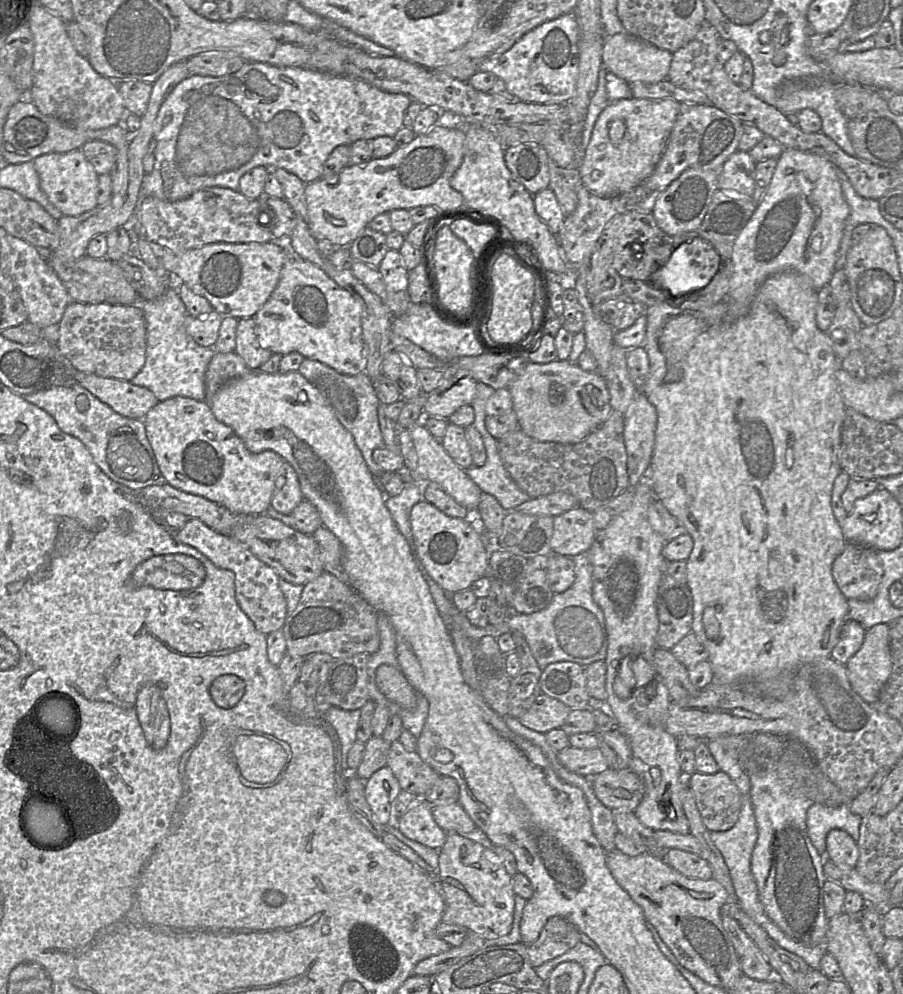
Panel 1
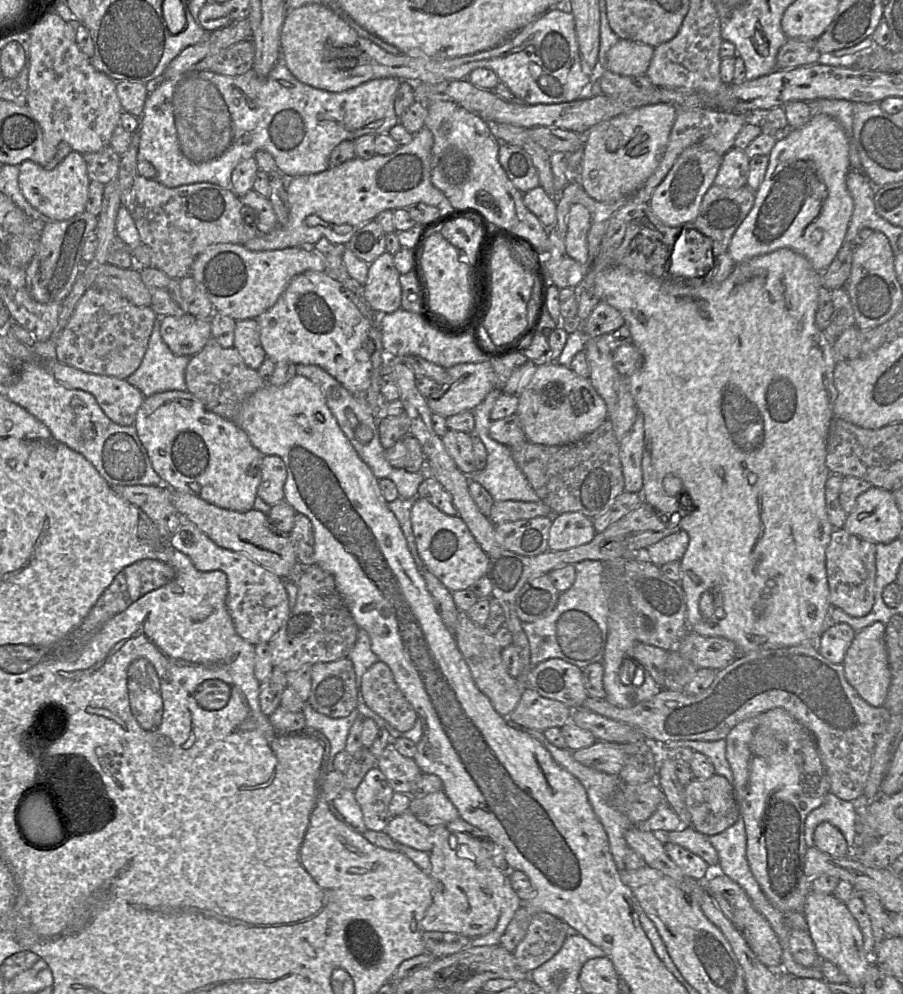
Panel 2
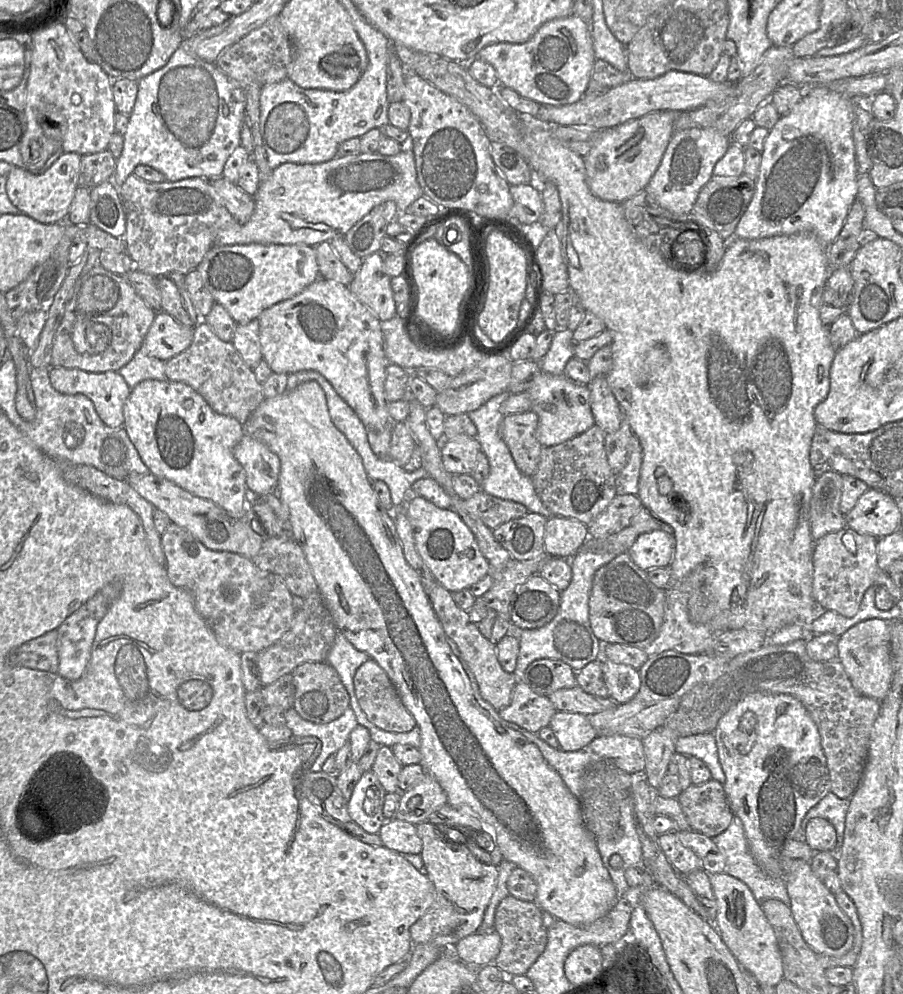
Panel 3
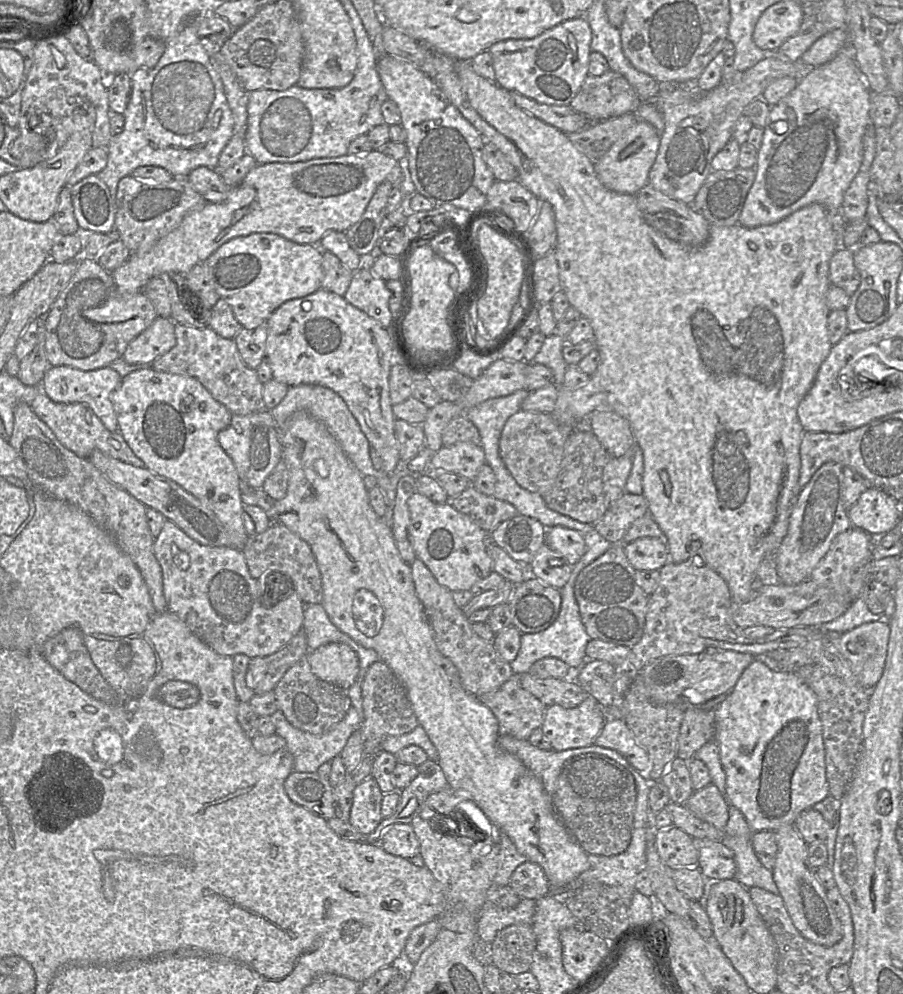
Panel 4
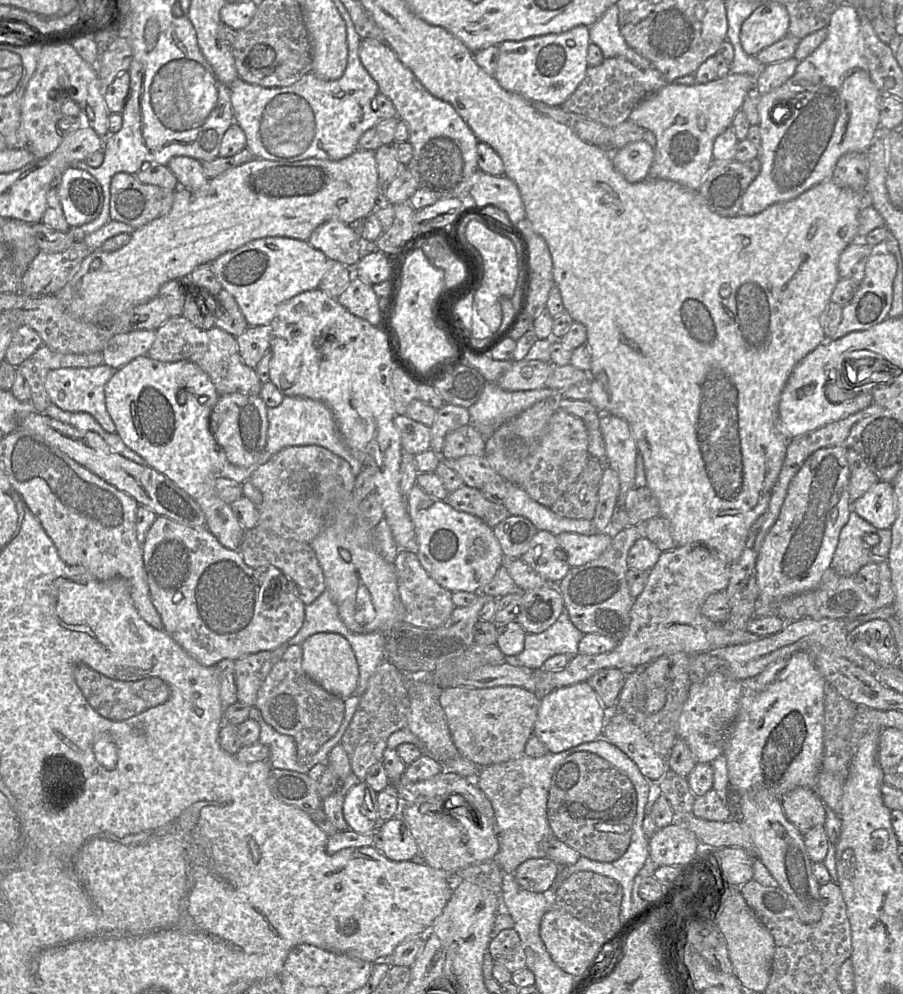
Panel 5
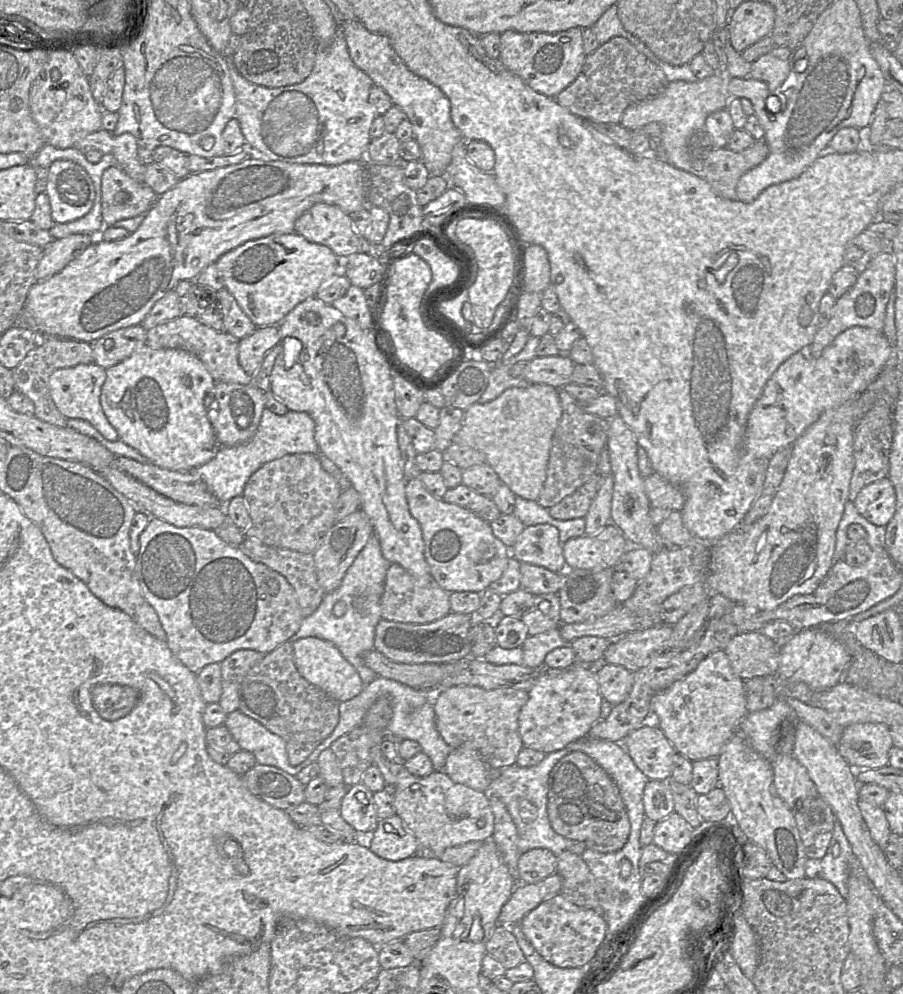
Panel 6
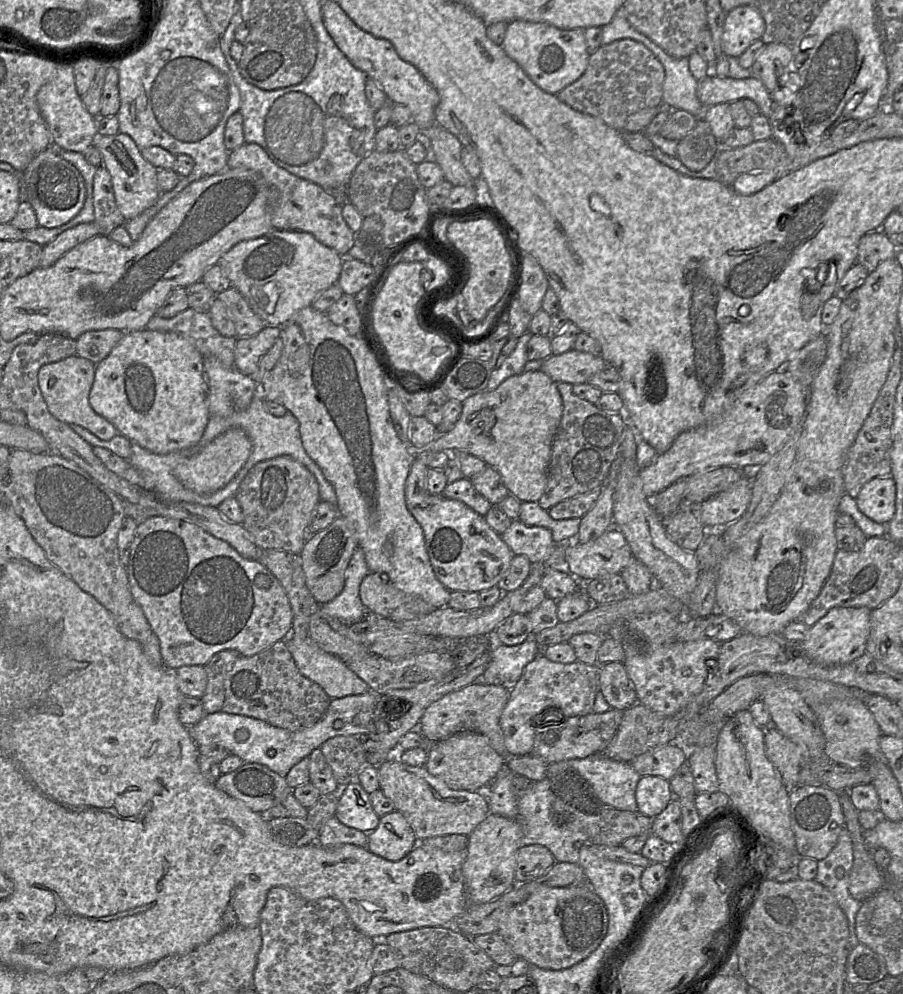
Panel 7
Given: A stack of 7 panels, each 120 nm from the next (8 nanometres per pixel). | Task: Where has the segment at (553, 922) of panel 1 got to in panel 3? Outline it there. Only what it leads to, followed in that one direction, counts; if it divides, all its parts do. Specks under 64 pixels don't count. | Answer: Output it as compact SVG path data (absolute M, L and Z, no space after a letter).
M511 895L499 903L494 930L500 935L501 948L493 963L507 977L525 975L545 950L549 927L548 915L535 902L522 901Z

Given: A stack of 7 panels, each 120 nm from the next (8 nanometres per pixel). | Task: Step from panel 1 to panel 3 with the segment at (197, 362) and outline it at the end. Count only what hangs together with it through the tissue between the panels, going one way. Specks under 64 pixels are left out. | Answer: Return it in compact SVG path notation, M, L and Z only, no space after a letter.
M139 350L118 373L123 377L128 386L133 388L144 380L166 379L165 361L149 356L145 350Z

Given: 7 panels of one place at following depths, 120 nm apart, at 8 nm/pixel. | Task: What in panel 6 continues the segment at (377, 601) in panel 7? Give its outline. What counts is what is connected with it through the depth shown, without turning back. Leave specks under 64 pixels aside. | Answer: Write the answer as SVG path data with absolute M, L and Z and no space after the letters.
M391 563L388 568L384 591L380 600L383 619L426 624L438 620L451 612L449 594L431 578L420 578L397 563Z

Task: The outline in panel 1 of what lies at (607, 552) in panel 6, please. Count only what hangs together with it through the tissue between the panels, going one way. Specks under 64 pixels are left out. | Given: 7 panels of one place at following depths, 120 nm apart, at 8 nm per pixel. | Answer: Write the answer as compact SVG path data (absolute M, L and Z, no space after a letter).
M579 506L570 509L554 517L551 553L584 557L596 533L592 512Z

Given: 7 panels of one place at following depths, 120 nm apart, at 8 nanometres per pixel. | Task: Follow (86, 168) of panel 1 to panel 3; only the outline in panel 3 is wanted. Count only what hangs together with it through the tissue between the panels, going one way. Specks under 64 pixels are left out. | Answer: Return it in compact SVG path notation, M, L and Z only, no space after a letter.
M63 153L44 173L34 175L27 169L14 167L7 174L6 192L21 213L43 224L62 222L67 218L76 189L79 186L81 155Z

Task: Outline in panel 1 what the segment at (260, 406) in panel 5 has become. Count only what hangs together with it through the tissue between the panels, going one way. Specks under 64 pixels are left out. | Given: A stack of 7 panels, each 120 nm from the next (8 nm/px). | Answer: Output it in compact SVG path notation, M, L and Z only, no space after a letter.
M287 461L284 462L284 467L284 475L281 475L275 483L271 507L284 515L290 515L304 497L294 469Z

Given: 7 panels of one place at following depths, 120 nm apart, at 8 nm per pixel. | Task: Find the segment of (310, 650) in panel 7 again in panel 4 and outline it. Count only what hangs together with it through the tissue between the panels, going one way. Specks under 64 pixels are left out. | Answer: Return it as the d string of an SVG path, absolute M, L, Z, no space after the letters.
M329 643L310 651L307 659L312 672L320 679L347 690L359 673L355 651L343 643Z

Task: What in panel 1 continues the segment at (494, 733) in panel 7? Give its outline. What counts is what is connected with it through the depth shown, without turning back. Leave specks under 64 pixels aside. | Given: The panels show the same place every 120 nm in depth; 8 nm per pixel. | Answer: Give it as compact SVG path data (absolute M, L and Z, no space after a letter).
M541 693L518 720L527 728L545 734L552 729L561 728L570 711L561 701Z

